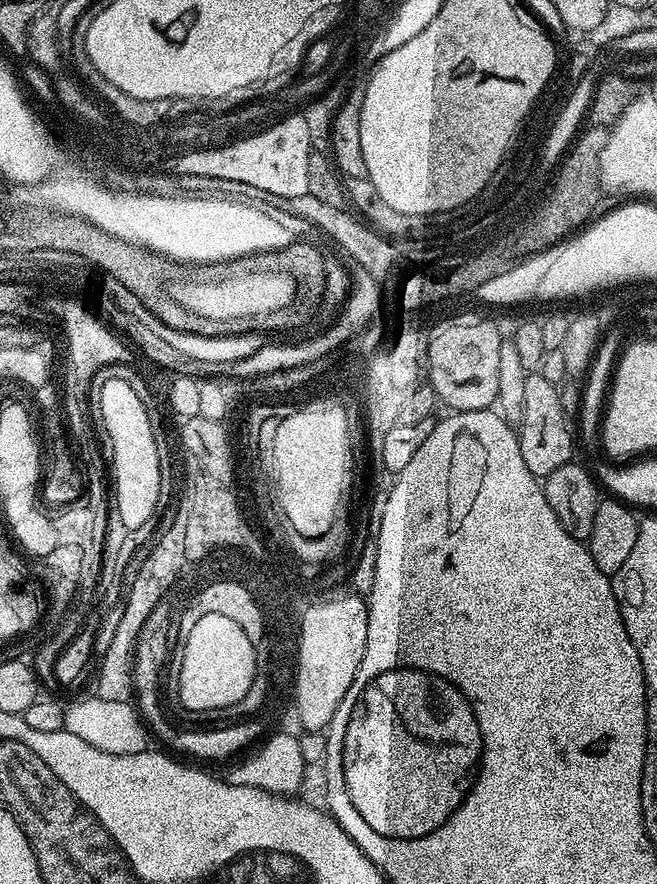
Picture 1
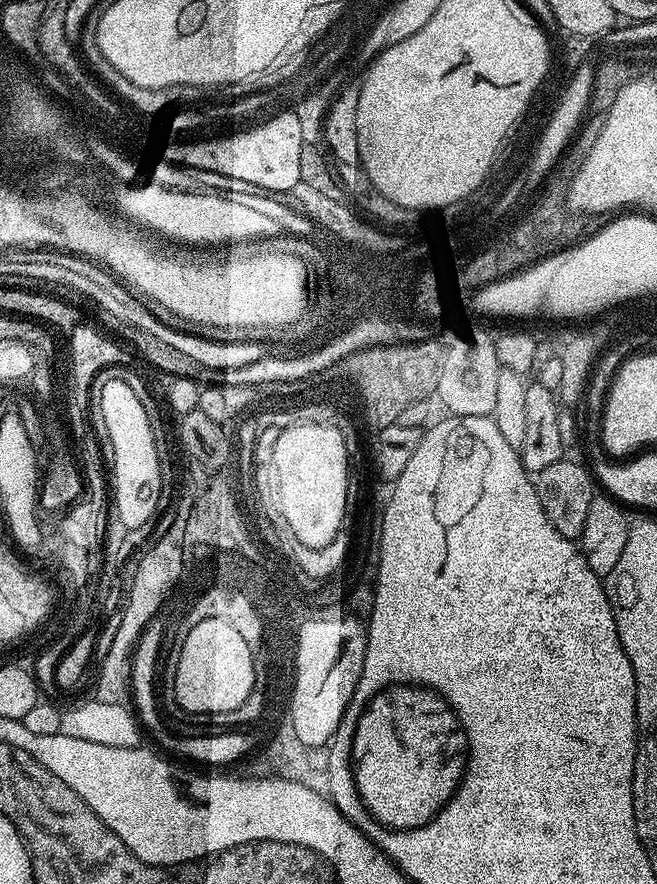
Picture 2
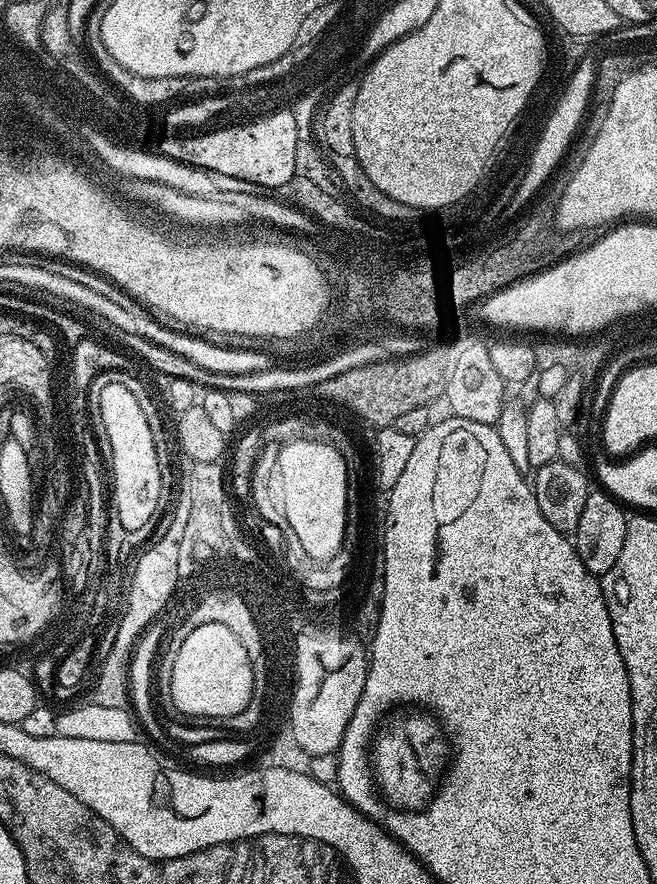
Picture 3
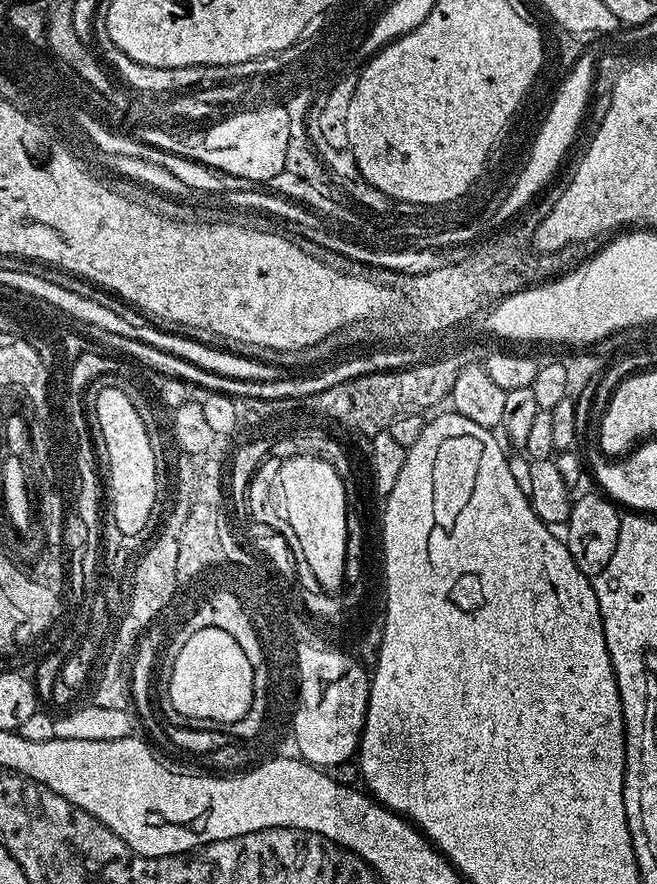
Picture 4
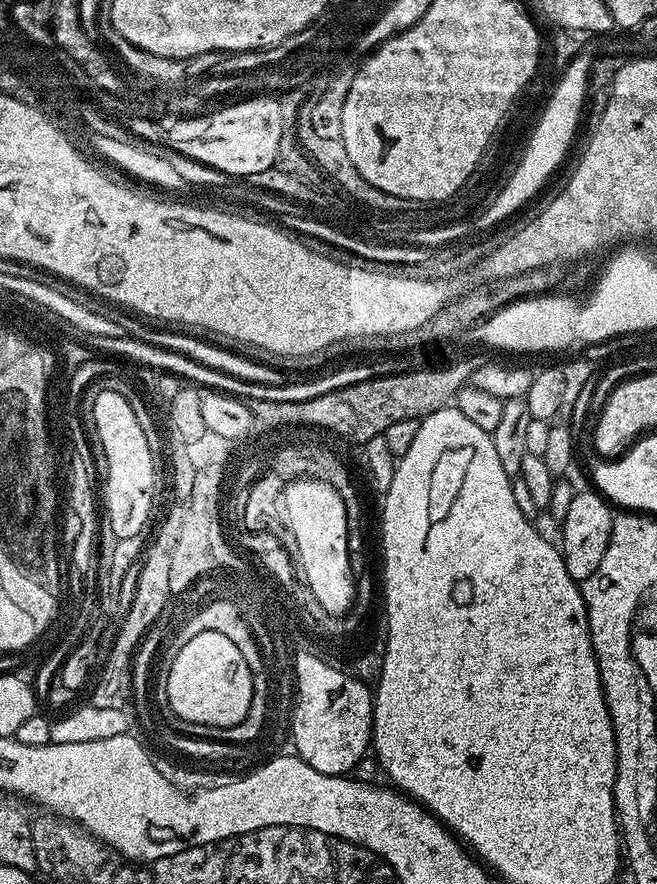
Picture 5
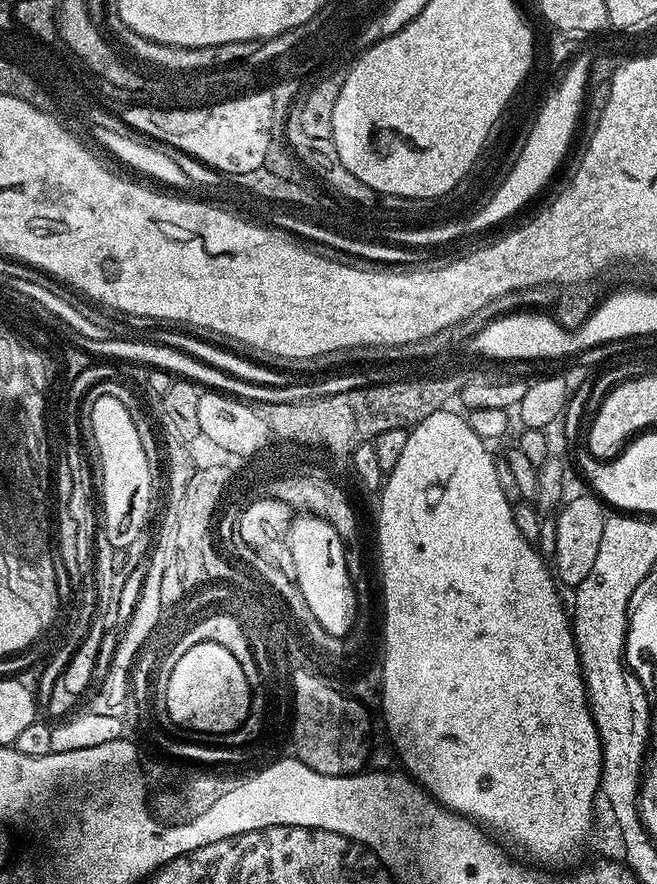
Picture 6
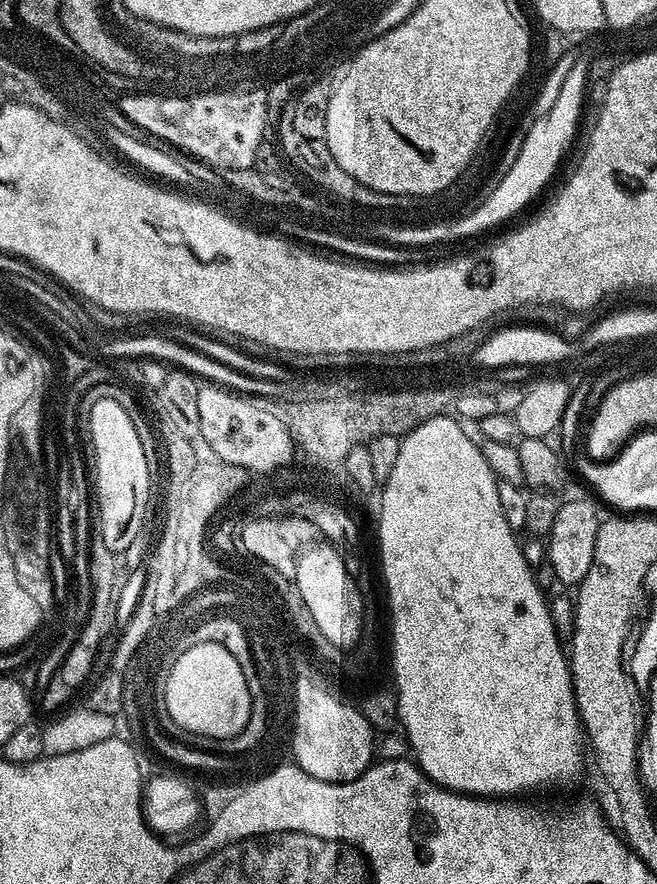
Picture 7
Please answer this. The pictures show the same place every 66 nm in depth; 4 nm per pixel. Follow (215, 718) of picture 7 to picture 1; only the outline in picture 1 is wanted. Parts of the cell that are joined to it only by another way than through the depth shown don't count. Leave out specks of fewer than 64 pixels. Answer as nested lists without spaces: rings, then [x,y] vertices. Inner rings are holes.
[[[206,614],[206,618],[198,618],[198,622],[194,622],[194,630],[187,632],[183,639],[182,651],[178,656],[178,690],[182,706],[190,711],[225,708],[238,702],[250,690],[256,670],[254,647],[250,644],[250,638],[246,638],[246,630],[242,630],[238,622],[222,618],[222,614]]]

